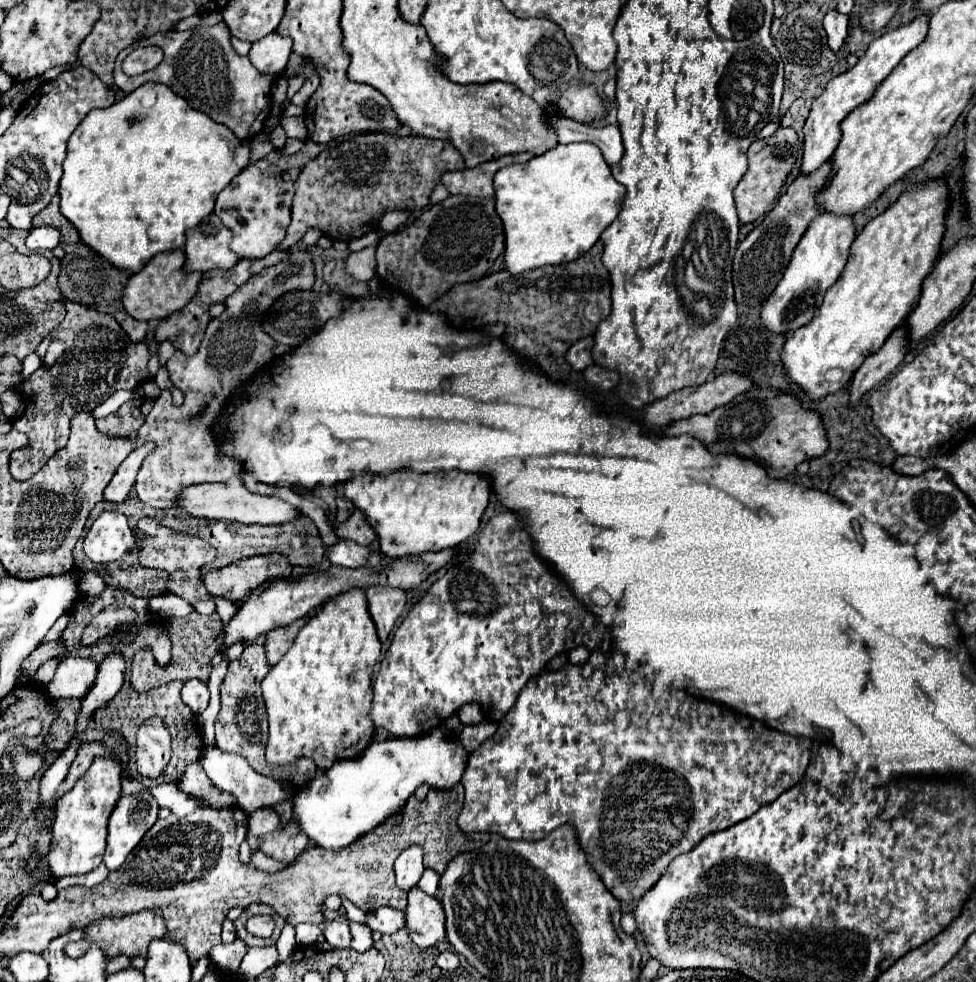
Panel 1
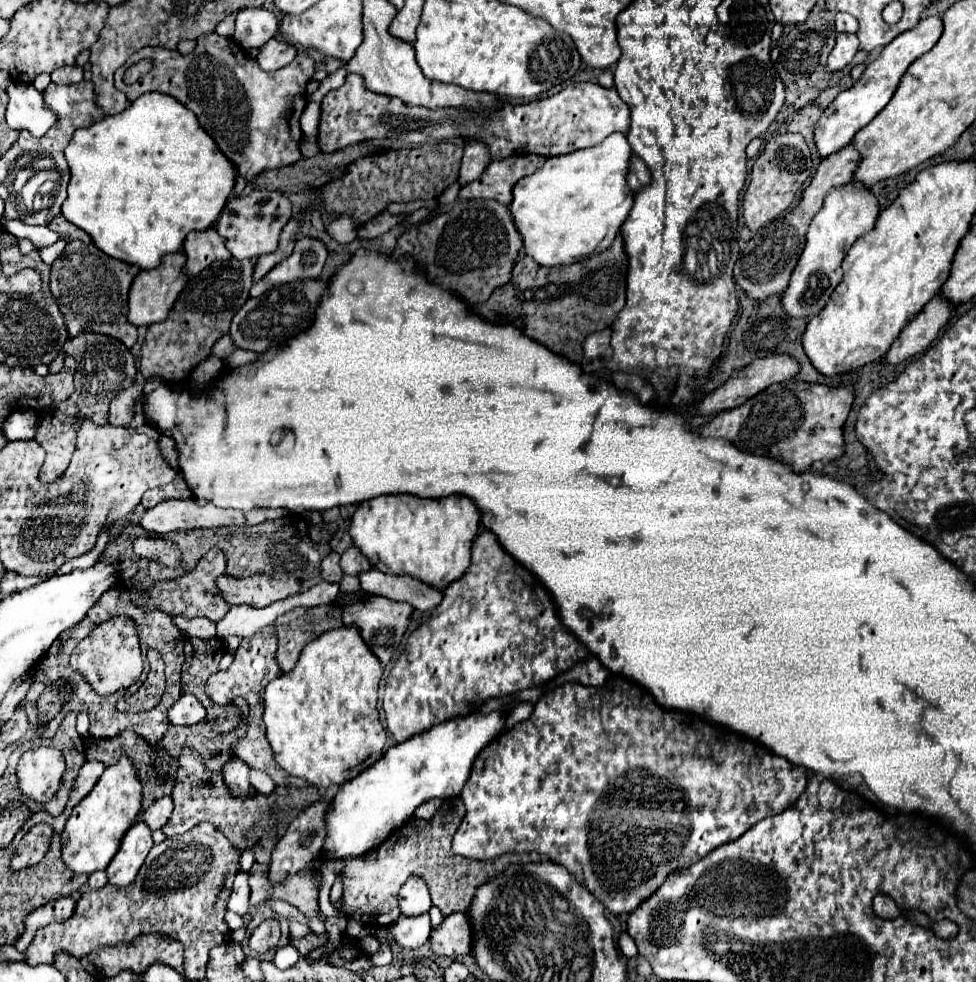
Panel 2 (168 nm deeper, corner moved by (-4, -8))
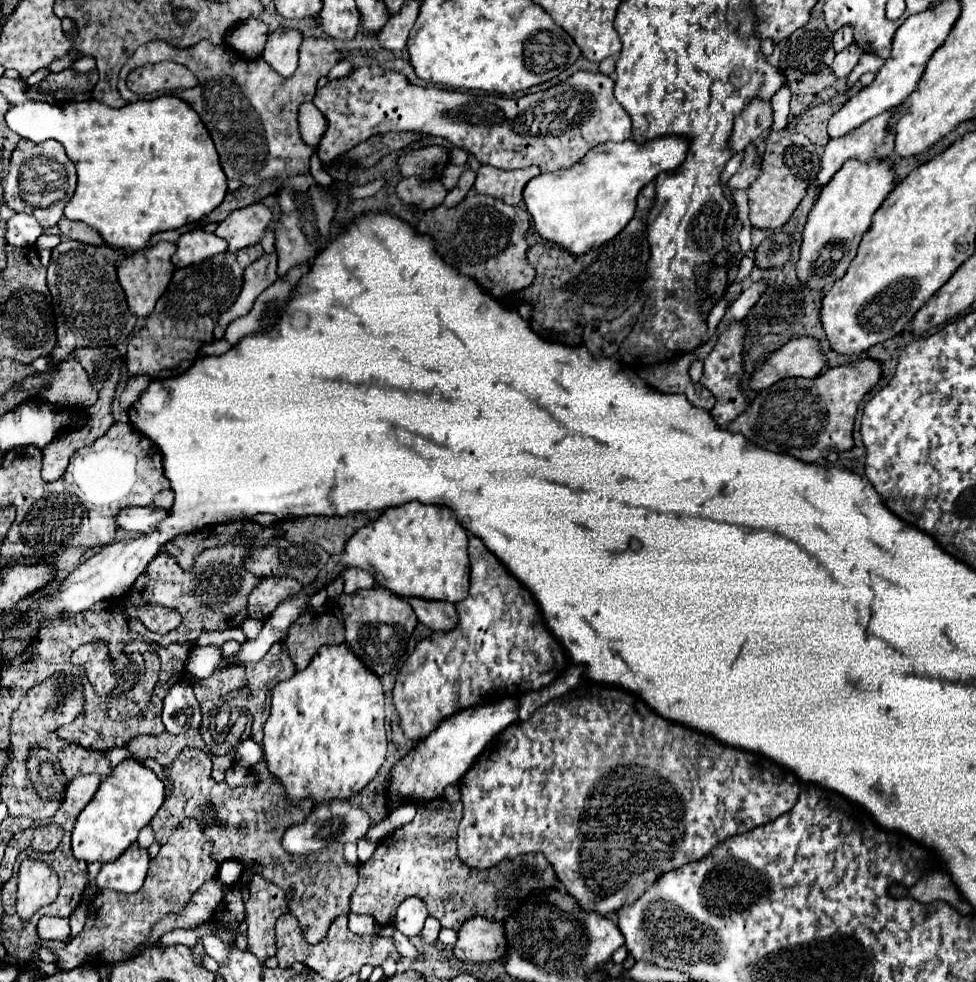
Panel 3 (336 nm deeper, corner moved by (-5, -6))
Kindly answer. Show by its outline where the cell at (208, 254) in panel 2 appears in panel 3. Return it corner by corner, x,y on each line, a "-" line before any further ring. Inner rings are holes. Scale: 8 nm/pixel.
202,229
186,231
178,239
178,249
172,256
172,263
176,268
186,267
198,263
206,257
226,251
226,241
216,237
214,233
206,233

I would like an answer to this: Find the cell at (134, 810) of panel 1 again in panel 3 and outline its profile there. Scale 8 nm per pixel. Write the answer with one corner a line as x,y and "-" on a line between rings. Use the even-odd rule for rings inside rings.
134,843
132,847
126,849
124,855
120,855
112,863
104,863
98,877
96,877
96,887
98,889
114,889
120,893
136,893
148,871
148,853

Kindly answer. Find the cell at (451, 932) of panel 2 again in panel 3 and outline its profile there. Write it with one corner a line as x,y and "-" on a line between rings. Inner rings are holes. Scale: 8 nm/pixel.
472,917
458,931
454,955
466,963
502,961
508,955
504,925
484,917

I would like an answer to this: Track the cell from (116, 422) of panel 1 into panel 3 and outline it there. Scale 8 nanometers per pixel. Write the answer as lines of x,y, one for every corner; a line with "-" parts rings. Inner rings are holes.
126,377
126,385
124,385
124,391
122,391
122,397
120,397
120,405
122,409
126,411
136,399
138,395
144,391
144,387
148,387
150,383
150,377

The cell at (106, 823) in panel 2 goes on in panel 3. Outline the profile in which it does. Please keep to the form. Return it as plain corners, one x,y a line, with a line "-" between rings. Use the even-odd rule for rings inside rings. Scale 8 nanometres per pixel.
126,759
100,783
92,801
80,813
72,829
72,851
76,859
86,863
116,861
132,843
136,843
142,827
150,823
164,803
164,783
136,759

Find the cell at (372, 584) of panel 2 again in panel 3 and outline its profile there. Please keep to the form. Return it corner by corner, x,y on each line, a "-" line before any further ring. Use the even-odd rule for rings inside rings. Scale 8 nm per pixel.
408,599
418,621
430,627
432,631
446,633
448,629
454,629
458,623
456,607
446,601
422,601
422,599

